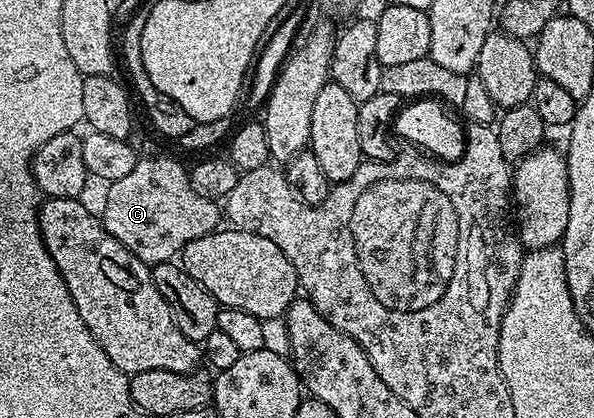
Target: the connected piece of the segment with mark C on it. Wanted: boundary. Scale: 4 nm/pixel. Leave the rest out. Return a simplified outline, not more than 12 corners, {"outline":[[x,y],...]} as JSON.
{"outline":[[143,156],[109,182],[108,235],[151,267],[219,228],[187,166]]}

